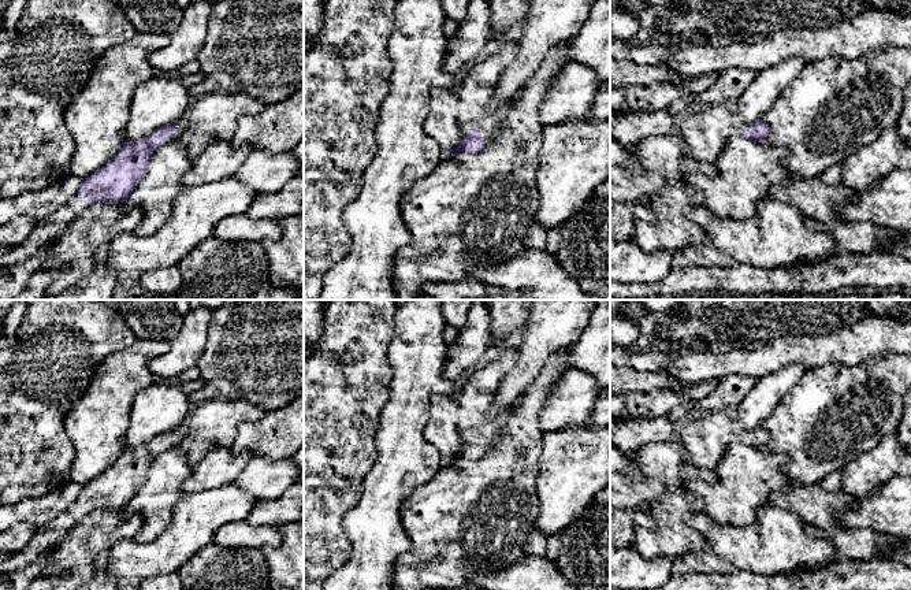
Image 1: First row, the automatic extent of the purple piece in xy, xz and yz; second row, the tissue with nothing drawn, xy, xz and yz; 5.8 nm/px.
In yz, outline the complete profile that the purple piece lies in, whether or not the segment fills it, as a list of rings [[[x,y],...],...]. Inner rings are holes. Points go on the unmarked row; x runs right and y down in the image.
[[[721,409],[687,418],[677,426],[677,438],[691,461],[711,474],[730,444],[741,441],[766,449],[769,442],[769,434],[762,426],[745,435],[744,428]]]

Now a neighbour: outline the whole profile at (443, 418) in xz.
[[[435,396],[430,401],[430,418],[423,435],[445,459],[453,457],[475,431],[461,423],[457,400]]]

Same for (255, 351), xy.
[[[226,300],[222,307],[211,313],[207,345],[197,367],[201,374],[200,379],[204,381],[204,387],[216,390],[220,400],[243,400],[264,412],[290,404],[304,394],[304,300]]]

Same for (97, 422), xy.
[[[137,338],[129,348],[109,355],[97,367],[83,396],[67,412],[64,427],[75,453],[68,480],[85,486],[118,460],[126,449],[126,434],[130,426],[134,397],[153,385],[156,379],[149,370],[149,361],[167,353],[168,349],[168,341]]]

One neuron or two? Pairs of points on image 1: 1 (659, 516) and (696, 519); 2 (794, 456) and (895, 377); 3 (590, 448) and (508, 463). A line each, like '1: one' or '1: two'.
1: two
2: one
3: two

